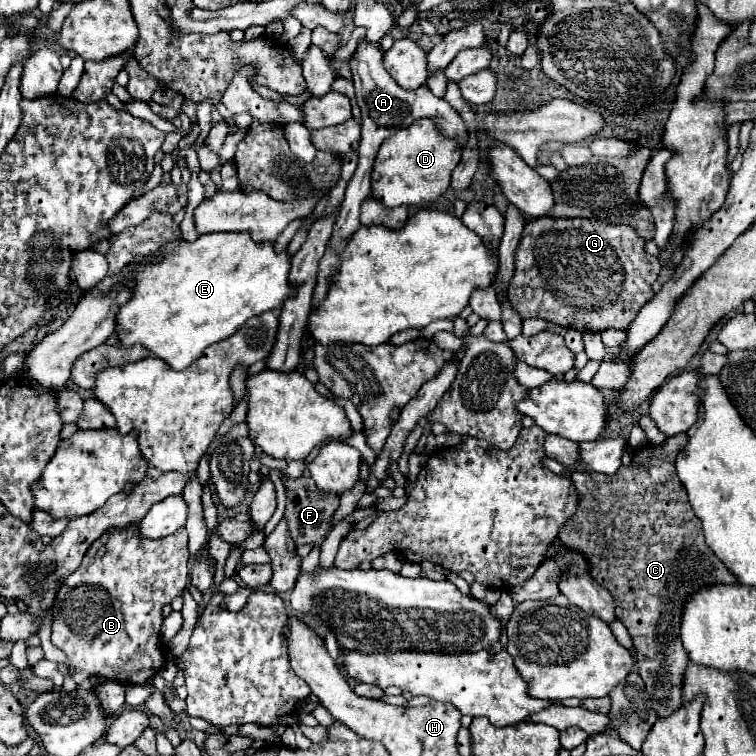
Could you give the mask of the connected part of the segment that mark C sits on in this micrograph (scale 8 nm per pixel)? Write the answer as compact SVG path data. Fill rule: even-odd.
M678 433L668 437L662 447L644 445L632 451L630 467L620 467L614 475L600 473L570 473L570 479L578 493L578 509L566 525L562 525L558 537L562 547L582 553L590 561L590 575L602 587L610 591L616 601L616 617L626 625L634 639L634 655L638 665L638 675L642 677L646 691L652 701L652 709L658 717L670 717L670 713L680 709L682 703L682 679L688 665L688 655L680 641L680 611L688 595L704 585L714 583L736 583L734 573L722 565L714 551L706 545L700 519L694 515L686 489L676 475L676 455L686 445L686 435Z

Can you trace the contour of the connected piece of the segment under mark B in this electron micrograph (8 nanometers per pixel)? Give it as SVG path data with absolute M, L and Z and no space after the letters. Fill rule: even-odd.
M134 525L122 531L106 533L94 541L82 559L82 565L64 581L70 589L60 589L52 607L52 643L68 657L72 679L80 685L88 677L114 679L128 685L142 685L148 679L128 677L154 677L166 661L162 643L162 607L174 597L184 593L186 587L186 561L188 561L188 536L184 527L164 539L140 539Z

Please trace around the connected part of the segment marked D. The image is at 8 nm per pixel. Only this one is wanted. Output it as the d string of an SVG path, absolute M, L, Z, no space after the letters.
M418 119L380 145L372 169L372 197L388 209L398 205L426 205L448 189L460 155L462 151L452 139L440 135L428 119Z

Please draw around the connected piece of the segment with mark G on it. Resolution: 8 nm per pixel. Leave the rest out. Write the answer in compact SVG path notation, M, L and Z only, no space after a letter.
M532 219L522 233L522 241L514 253L514 277L510 279L508 297L522 319L540 317L576 331L626 329L640 309L654 297L652 283L662 269L658 257L646 253L646 241L638 237L630 225L614 225L592 219Z

